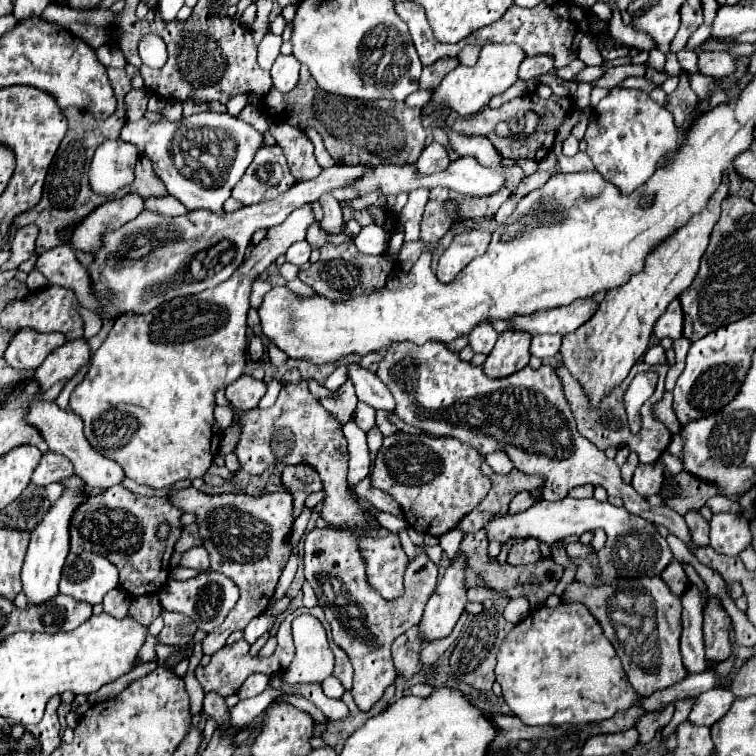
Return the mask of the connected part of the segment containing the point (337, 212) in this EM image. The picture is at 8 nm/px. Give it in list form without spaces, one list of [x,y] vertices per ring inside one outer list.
[[[325,193],[319,198],[324,210],[324,216],[320,222],[321,227],[332,234],[343,233],[345,222],[339,202],[331,193]]]

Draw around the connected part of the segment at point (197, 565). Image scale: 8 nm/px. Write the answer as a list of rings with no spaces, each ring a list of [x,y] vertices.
[[[196,546],[196,548],[190,548],[188,552],[182,554],[182,566],[186,568],[194,568],[198,572],[202,570],[208,570],[210,568],[210,560],[208,560],[208,552],[204,546]]]

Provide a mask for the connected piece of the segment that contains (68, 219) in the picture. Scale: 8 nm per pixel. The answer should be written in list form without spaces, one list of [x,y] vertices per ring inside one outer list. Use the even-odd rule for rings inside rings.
[[[66,108],[64,116],[68,120],[68,136],[62,140],[62,144],[52,160],[52,166],[46,176],[42,200],[38,202],[38,206],[16,216],[16,220],[14,220],[14,226],[36,224],[40,228],[40,234],[36,240],[38,254],[62,244],[62,240],[58,238],[58,230],[62,226],[84,220],[96,206],[100,206],[104,200],[108,200],[106,196],[92,192],[92,188],[88,184],[88,164],[92,162],[96,148],[106,140],[106,120],[96,122],[96,136],[94,136],[94,120],[86,120],[86,116],[82,116],[82,110]]]

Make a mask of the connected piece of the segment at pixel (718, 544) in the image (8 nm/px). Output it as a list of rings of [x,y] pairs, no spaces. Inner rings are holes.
[[[714,514],[710,520],[710,546],[724,556],[738,556],[752,544],[748,520],[740,514]]]

